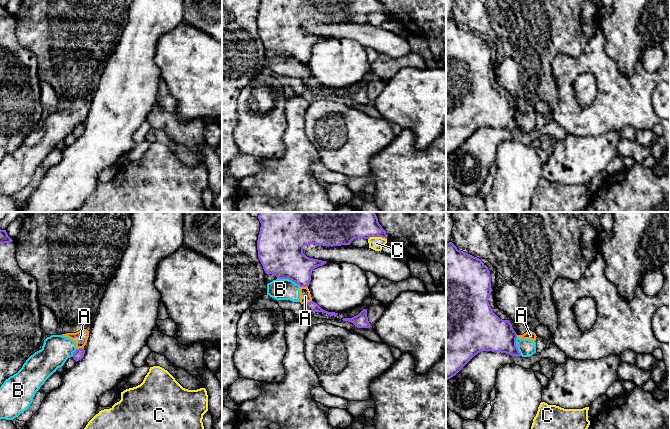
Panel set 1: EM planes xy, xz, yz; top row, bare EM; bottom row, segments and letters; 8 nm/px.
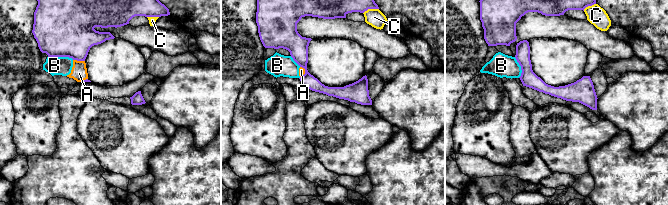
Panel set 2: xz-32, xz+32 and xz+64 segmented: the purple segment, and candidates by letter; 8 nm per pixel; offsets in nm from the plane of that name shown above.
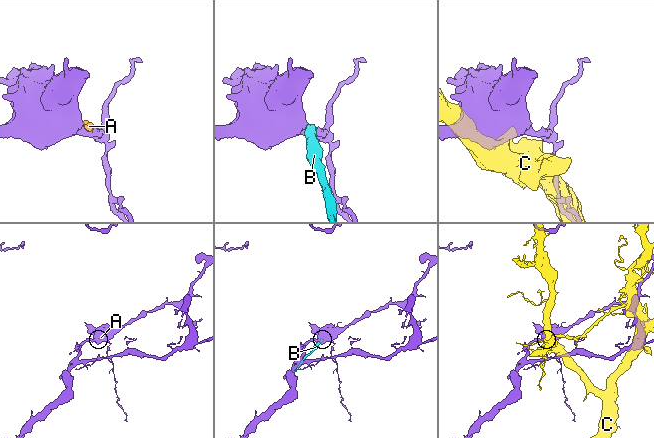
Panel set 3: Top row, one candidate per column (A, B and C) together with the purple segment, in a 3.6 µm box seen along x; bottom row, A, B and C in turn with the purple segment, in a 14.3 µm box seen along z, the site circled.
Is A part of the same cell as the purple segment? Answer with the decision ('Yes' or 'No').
No

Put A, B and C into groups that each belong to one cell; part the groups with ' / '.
A B / C

